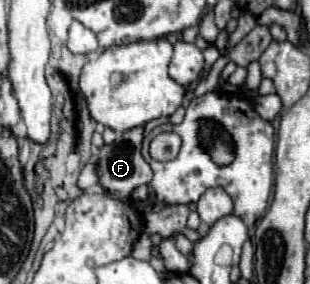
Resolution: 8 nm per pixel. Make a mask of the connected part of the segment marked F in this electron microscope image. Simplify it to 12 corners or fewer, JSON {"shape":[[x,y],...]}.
{"shape":[[144,126],[100,148],[98,182],[114,200],[148,184]]}

